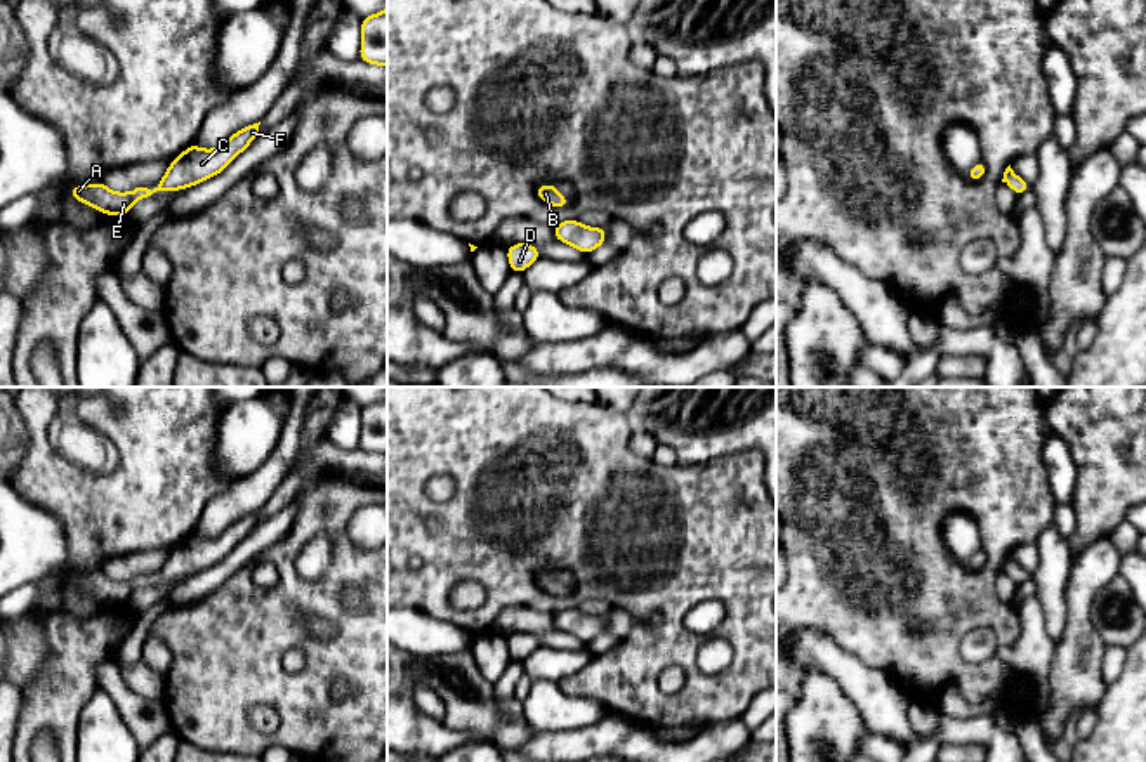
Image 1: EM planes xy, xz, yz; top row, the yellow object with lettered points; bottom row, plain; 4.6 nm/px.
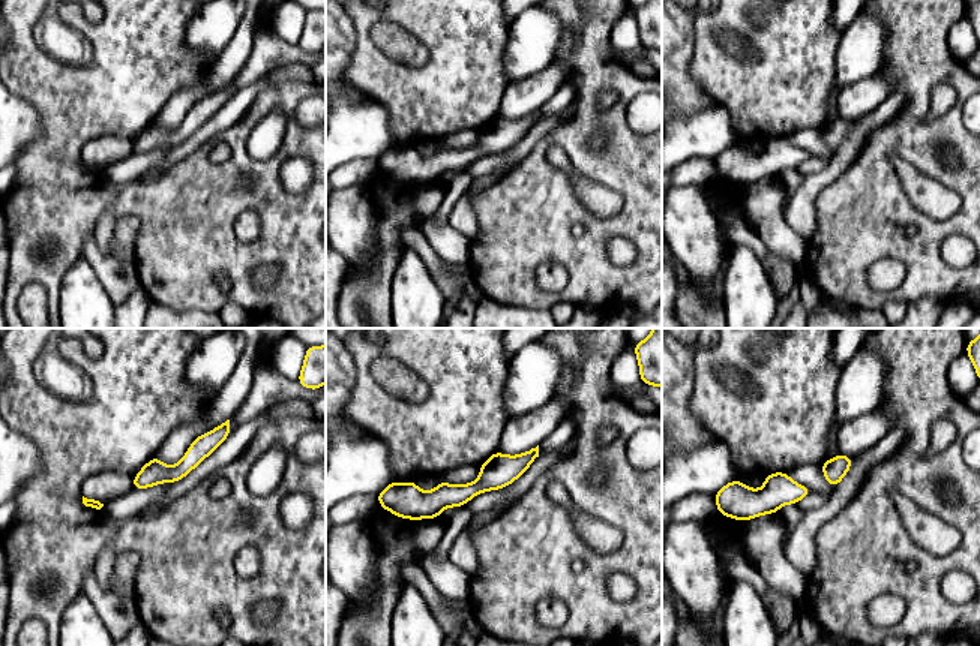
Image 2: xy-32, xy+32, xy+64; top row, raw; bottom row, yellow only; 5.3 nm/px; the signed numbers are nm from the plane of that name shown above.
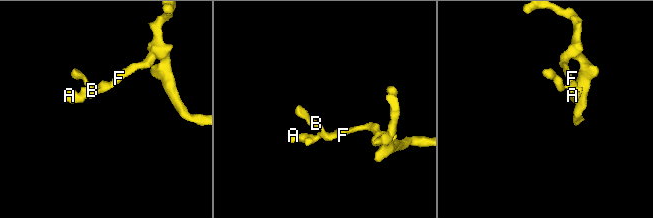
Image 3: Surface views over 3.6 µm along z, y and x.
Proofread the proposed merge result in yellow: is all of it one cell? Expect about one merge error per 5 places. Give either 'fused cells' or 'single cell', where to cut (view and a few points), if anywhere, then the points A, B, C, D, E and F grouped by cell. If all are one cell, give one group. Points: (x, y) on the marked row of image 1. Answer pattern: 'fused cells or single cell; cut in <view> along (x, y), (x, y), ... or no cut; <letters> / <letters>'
single cell; no cut; A B C D E F

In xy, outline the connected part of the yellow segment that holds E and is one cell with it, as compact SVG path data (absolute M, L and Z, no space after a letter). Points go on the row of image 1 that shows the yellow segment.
M260 122L238 130L217 149L201 149L193 142L170 161L167 174L153 191L135 187L130 193L115 193L101 181L89 186L73 186L69 194L106 215L128 215L137 200L156 191L186 189L221 174L259 135L259 125Z

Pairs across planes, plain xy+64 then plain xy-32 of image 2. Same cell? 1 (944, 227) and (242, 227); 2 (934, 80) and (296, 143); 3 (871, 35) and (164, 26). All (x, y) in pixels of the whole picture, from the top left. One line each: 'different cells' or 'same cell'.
1: different cells
2: same cell
3: different cells

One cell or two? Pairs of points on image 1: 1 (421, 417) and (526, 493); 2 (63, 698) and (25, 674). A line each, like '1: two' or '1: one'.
1: one
2: two

